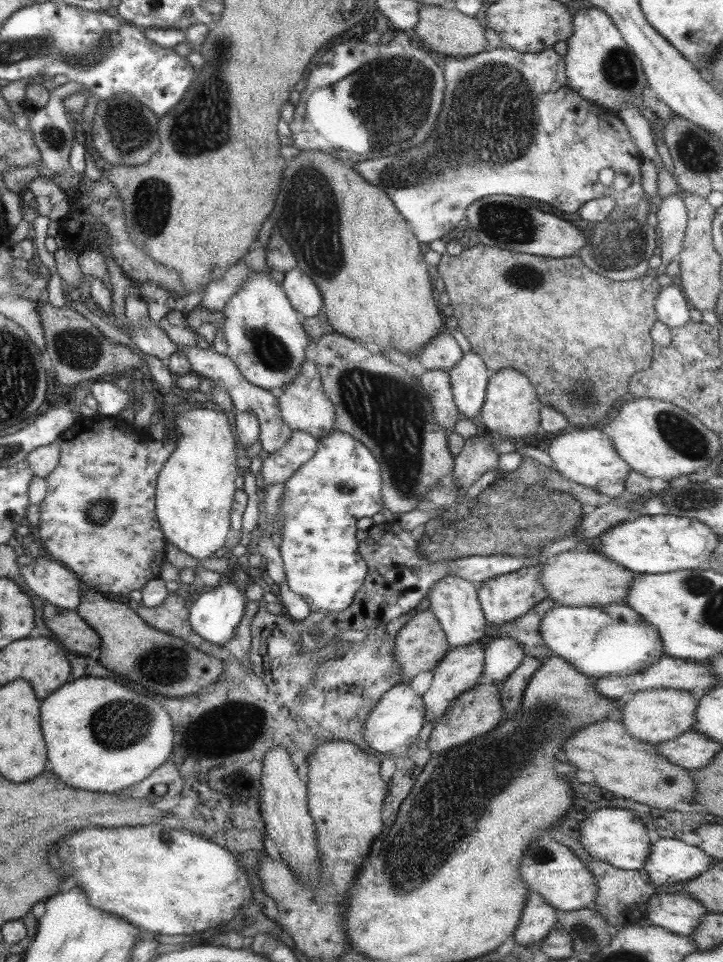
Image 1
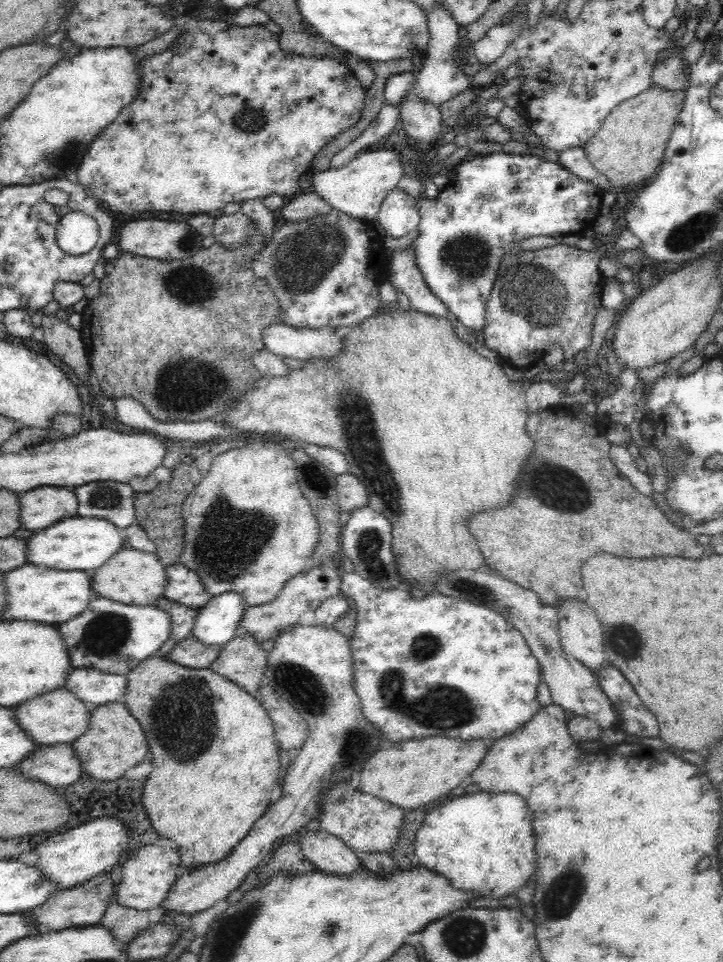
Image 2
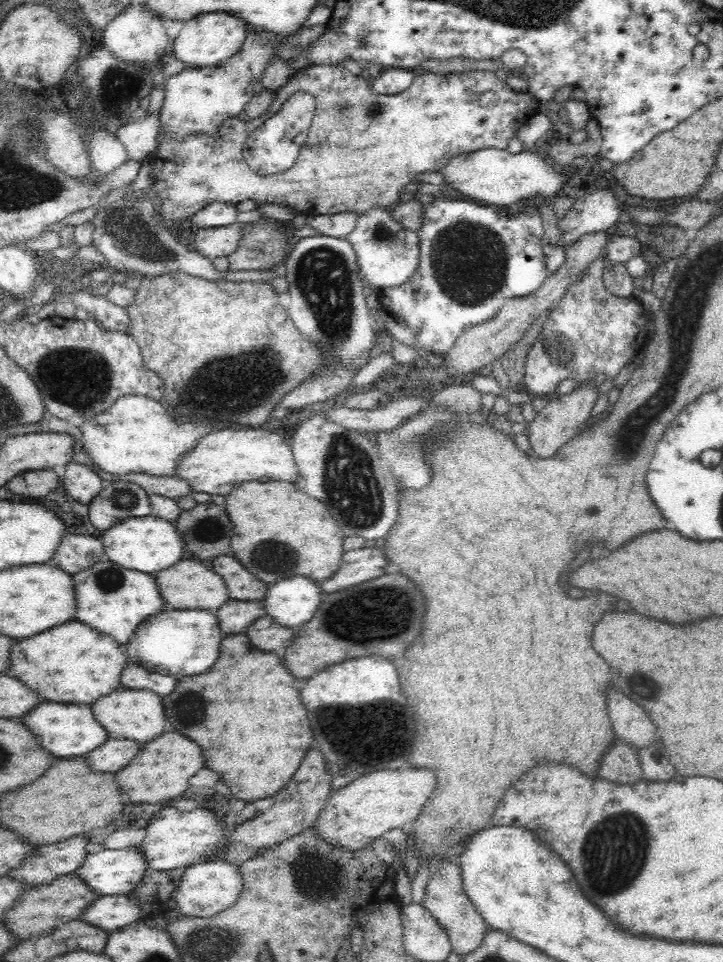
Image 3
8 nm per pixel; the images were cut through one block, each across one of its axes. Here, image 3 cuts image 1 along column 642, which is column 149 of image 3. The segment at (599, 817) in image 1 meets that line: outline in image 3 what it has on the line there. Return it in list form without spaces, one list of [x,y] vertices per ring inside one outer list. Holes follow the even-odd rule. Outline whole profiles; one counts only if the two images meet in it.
[[[164,808],[146,827],[146,837],[138,845],[148,868],[155,871],[174,870],[180,866],[201,863],[218,846],[228,844],[228,829],[210,809],[196,808],[192,812],[181,812],[176,808]]]

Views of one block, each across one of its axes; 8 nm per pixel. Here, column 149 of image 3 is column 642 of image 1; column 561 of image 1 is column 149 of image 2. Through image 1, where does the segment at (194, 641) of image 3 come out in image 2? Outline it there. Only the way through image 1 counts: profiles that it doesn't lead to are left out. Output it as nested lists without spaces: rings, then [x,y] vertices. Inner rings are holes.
[[[94,597],[83,613],[56,626],[68,646],[74,669],[98,669],[110,674],[127,675],[143,660],[156,656],[171,636],[171,618],[155,605],[132,606]]]

